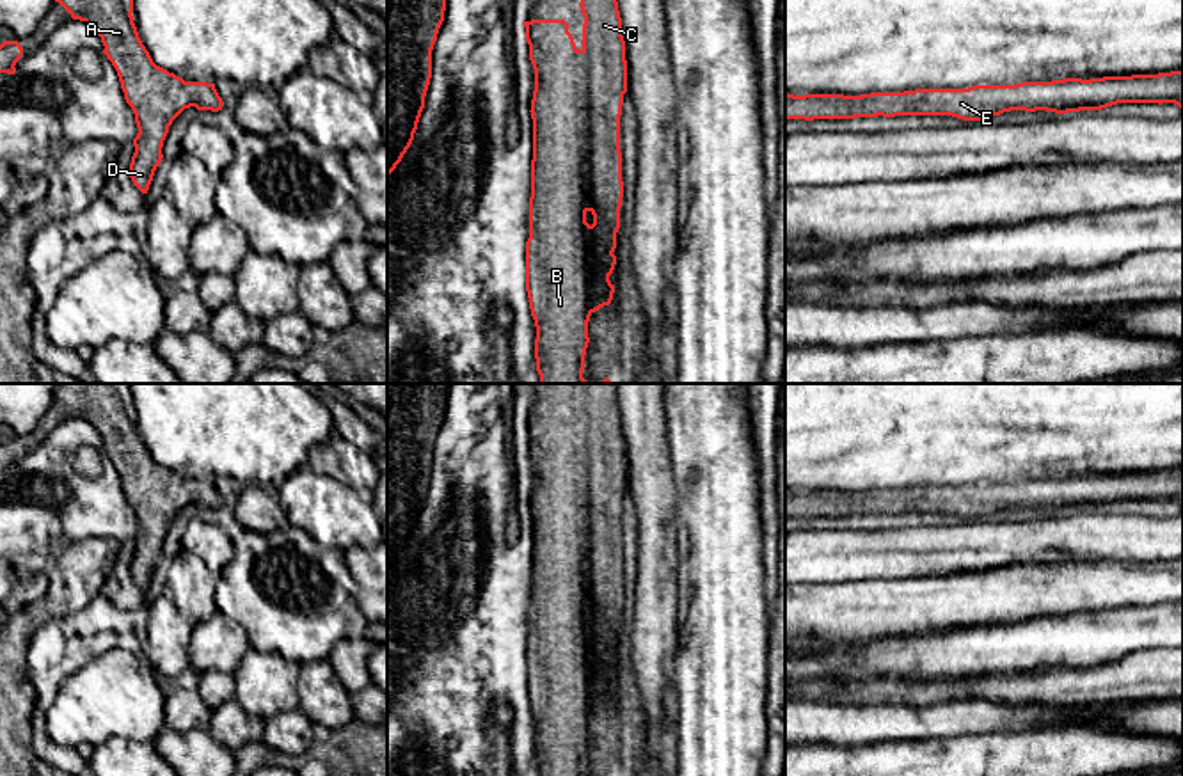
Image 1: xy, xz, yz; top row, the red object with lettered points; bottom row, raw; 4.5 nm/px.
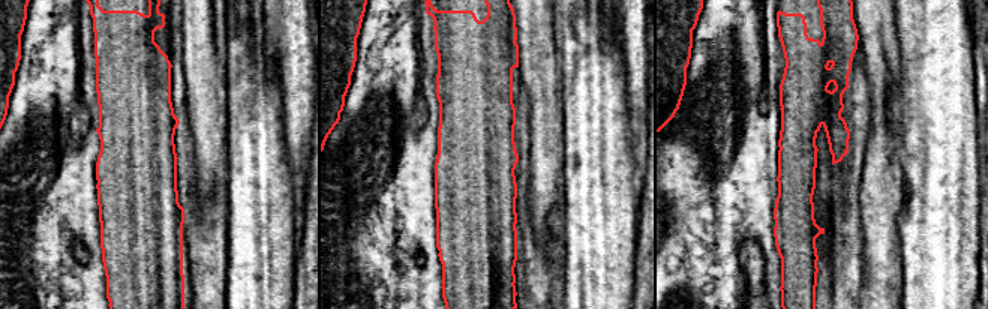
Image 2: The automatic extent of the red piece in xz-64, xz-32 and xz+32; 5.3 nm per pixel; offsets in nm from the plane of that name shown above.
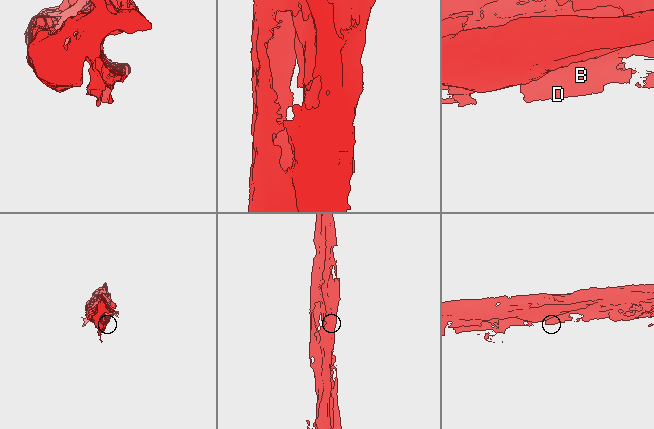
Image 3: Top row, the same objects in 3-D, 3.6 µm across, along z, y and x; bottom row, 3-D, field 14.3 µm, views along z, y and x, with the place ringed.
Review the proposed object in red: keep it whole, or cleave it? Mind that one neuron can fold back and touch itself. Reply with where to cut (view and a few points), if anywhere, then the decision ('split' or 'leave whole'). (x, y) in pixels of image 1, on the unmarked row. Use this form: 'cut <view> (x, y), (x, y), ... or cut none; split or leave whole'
cut none; leave whole

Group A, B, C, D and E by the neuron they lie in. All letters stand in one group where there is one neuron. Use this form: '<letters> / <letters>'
A B C D E

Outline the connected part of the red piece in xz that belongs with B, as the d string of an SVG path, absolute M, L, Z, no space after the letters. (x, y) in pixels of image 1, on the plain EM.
M581 384L581 408L584 414L583 423L583 446L577 447L568 421L565 417L531 417L524 419L526 439L529 442L529 458L535 467L535 488L531 497L531 517L533 517L533 558L531 558L531 595L529 595L529 636L526 639L526 689L531 707L531 714L536 725L535 737L535 756L540 776L583 776L584 753L590 740L588 719L590 714L613 698L615 684L609 673L615 668L616 653L616 630L620 627L620 606L623 595L622 579L622 550L620 550L620 513L623 503L623 492L627 490L627 458L625 458L625 439L622 433L622 416L616 400L616 384Z

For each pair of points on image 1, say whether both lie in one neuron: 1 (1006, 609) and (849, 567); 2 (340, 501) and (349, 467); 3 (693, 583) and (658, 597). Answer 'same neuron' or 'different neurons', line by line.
1: different neurons
2: different neurons
3: different neurons

